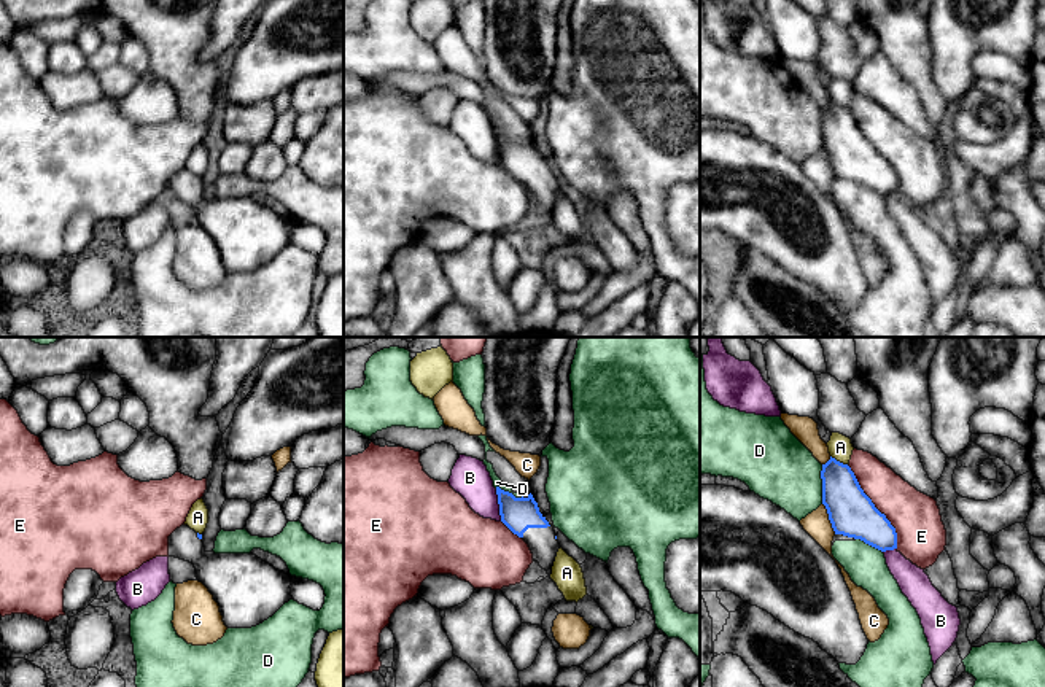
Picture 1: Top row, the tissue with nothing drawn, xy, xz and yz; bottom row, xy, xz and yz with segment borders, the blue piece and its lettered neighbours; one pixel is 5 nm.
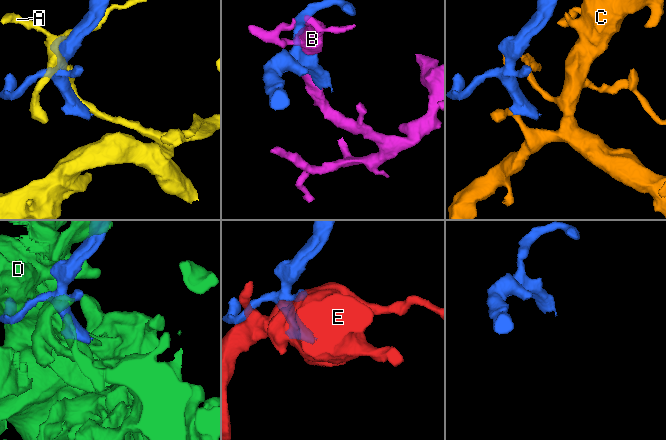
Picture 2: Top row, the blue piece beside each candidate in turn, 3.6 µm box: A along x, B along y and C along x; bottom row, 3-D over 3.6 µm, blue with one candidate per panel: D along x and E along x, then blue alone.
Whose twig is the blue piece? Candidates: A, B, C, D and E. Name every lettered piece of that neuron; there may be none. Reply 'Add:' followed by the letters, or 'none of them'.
Add: none of them

